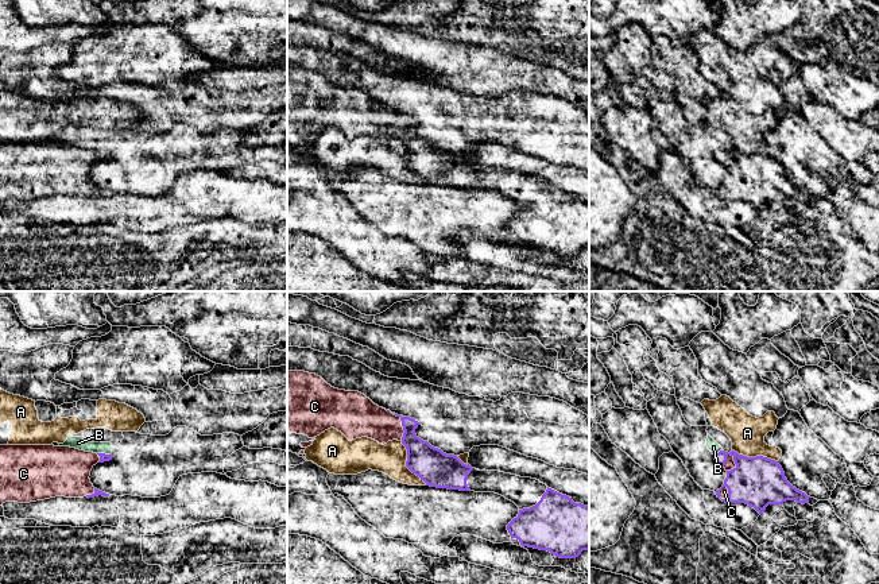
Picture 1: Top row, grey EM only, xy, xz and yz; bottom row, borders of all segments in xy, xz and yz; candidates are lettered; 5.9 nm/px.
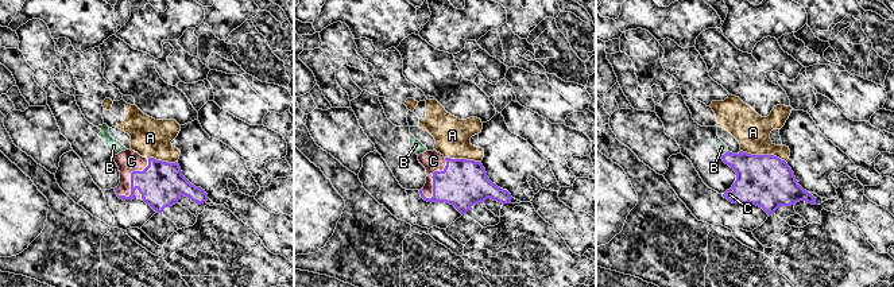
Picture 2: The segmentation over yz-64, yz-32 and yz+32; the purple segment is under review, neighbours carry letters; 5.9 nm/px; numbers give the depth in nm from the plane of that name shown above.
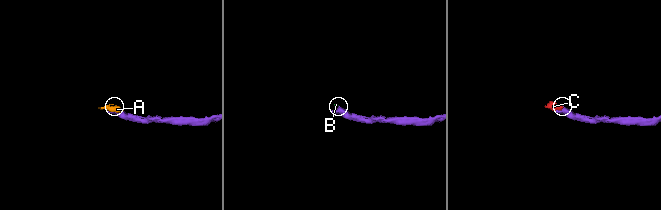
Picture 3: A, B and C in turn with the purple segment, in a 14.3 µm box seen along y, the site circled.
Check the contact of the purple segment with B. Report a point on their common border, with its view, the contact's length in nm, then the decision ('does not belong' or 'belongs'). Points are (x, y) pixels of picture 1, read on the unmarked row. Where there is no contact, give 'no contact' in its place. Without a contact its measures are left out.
yz (719, 150) | 60 nm | does not belong

